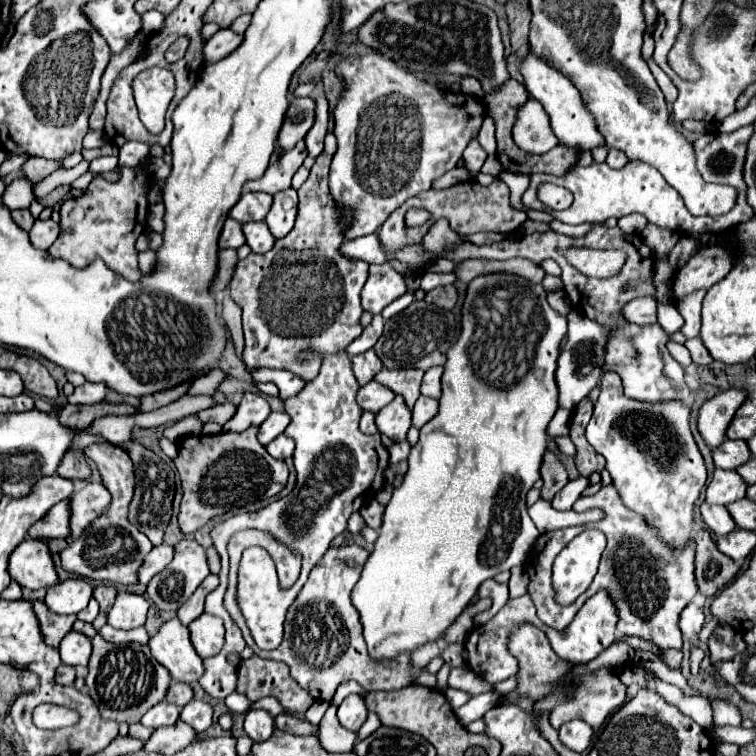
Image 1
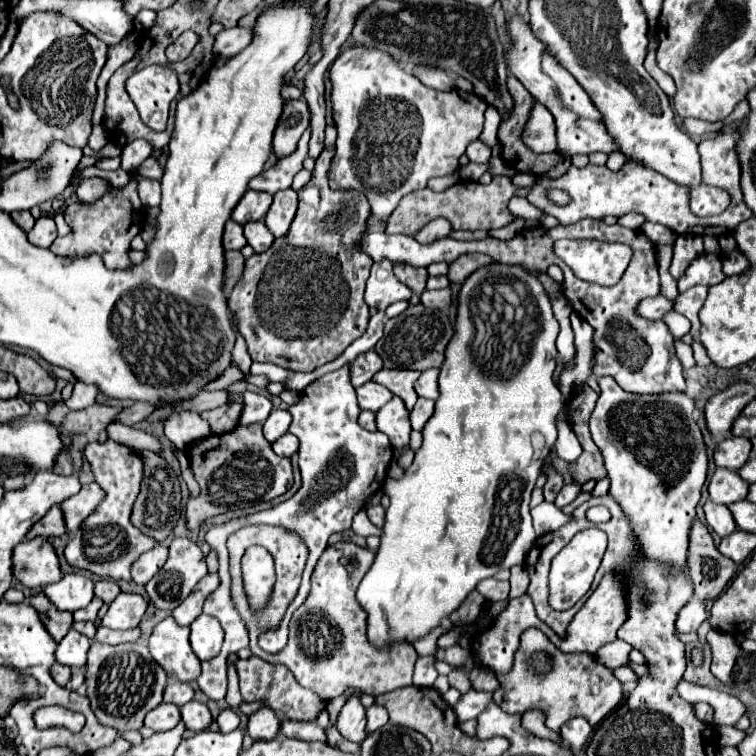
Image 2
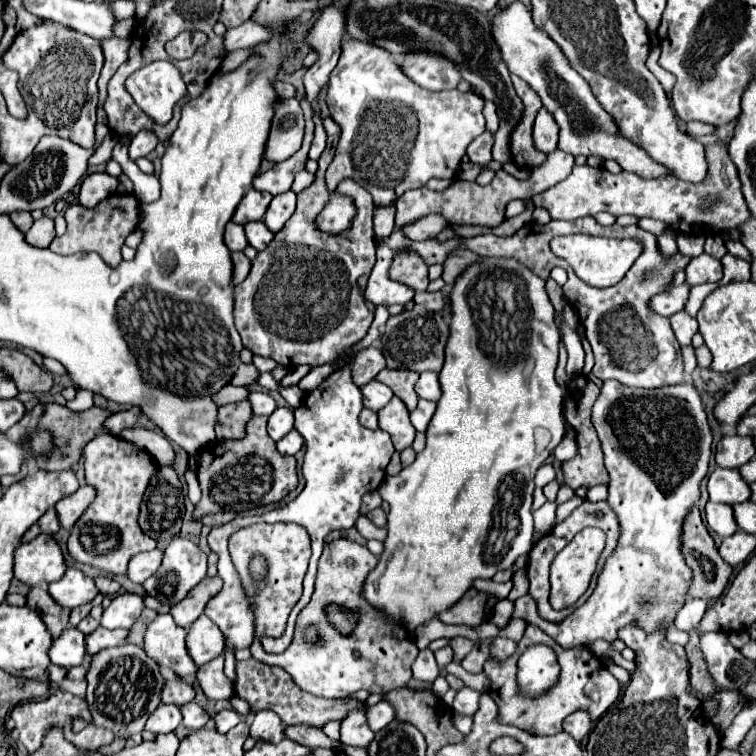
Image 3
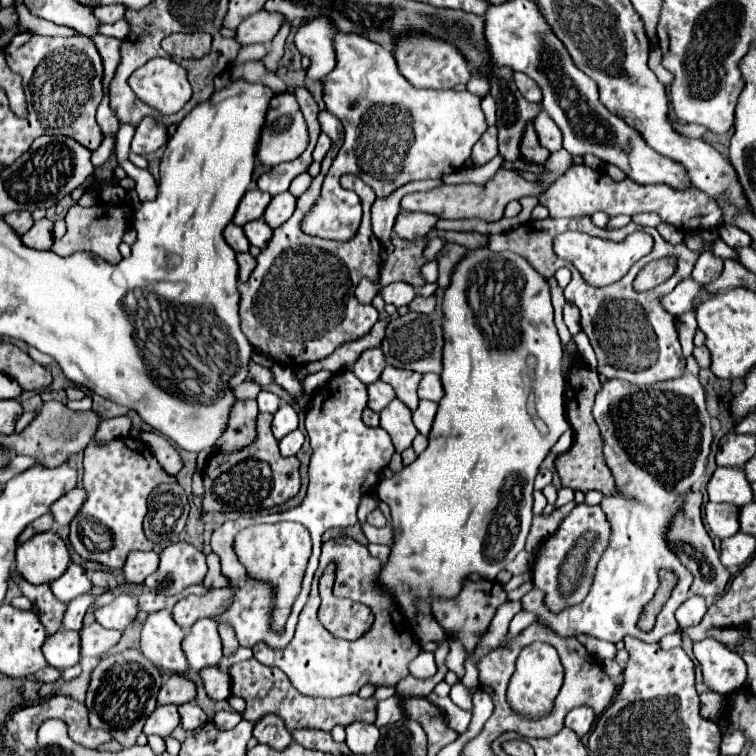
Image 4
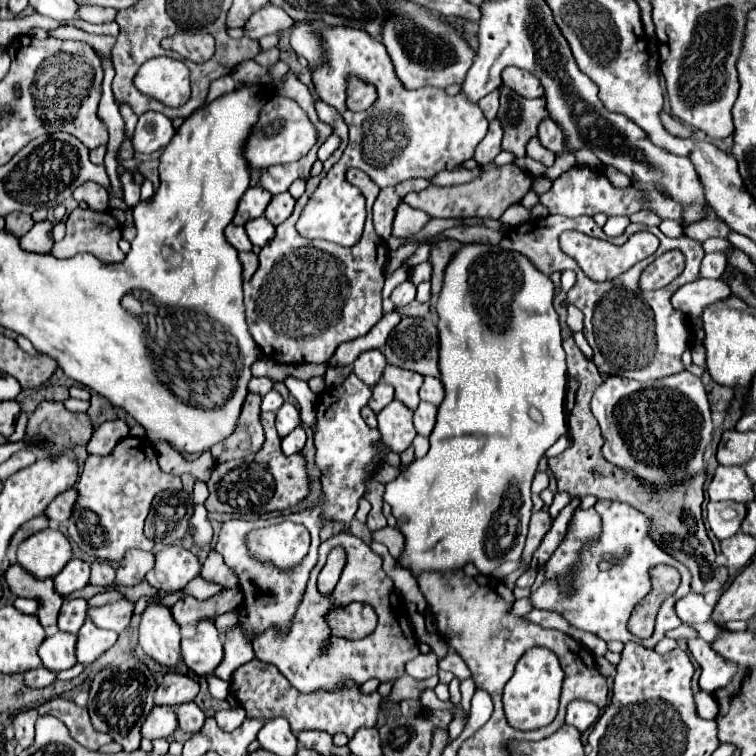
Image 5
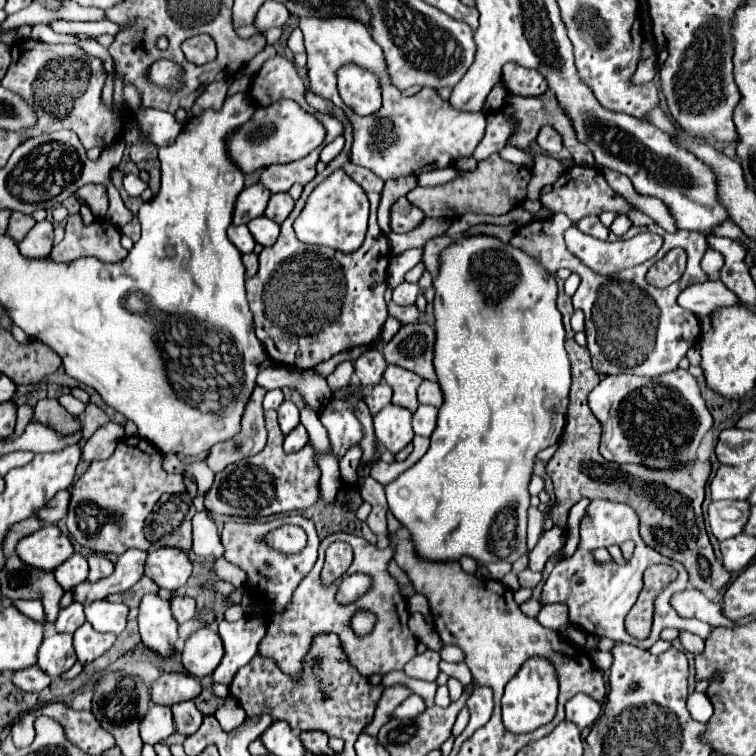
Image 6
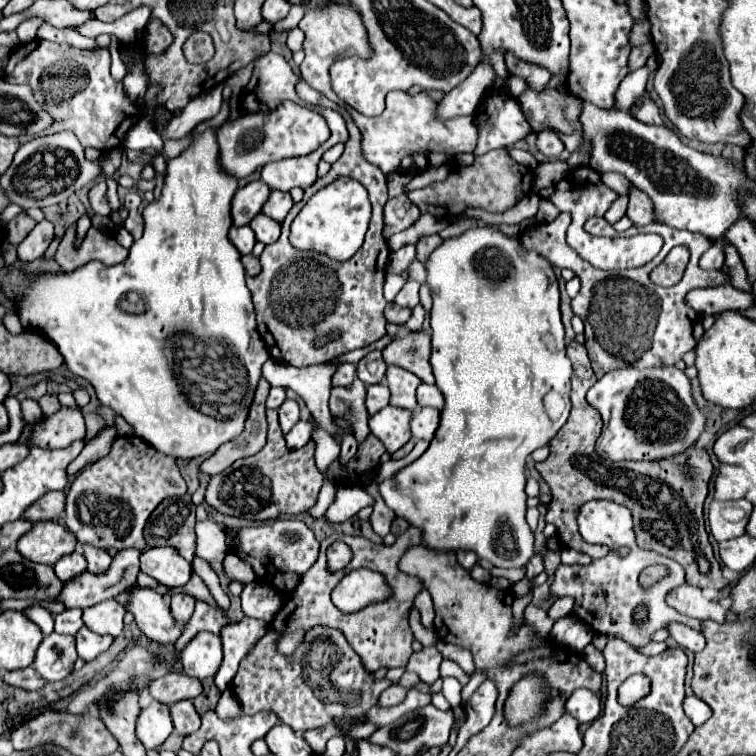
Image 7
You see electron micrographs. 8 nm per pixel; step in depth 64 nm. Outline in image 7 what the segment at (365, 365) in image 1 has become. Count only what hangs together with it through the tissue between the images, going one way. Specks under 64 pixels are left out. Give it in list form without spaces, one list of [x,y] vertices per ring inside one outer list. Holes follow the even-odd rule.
[[[374,350],[370,354],[366,354],[358,364],[356,364],[356,374],[358,378],[366,384],[366,386],[372,386],[372,384],[380,384],[384,380],[384,374],[386,374],[386,362],[382,358],[382,352],[380,350]]]

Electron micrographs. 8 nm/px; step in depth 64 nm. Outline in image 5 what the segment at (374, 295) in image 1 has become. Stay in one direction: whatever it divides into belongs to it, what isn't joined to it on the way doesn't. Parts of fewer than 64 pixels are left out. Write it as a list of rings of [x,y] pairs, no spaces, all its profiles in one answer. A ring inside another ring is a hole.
[[[408,280],[402,282],[400,286],[396,286],[394,292],[392,292],[392,296],[390,296],[390,300],[394,302],[394,306],[406,306],[414,298],[416,298],[416,286],[412,282],[408,282]]]

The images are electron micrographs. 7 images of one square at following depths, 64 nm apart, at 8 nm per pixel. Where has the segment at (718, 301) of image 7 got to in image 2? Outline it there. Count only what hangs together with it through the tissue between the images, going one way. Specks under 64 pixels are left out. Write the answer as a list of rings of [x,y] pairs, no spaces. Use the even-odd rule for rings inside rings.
[[[682,234],[676,238],[674,242],[674,260],[672,260],[672,276],[680,276],[684,274],[684,270],[688,268],[690,260],[700,256],[702,250],[702,236],[694,236],[694,234]],[[658,294],[658,296],[654,296],[654,298],[642,300],[636,310],[638,310],[640,316],[644,316],[644,318],[648,318],[648,320],[658,320],[658,318],[662,318],[664,314],[668,314],[670,310],[674,310],[674,300],[664,298],[662,294]]]

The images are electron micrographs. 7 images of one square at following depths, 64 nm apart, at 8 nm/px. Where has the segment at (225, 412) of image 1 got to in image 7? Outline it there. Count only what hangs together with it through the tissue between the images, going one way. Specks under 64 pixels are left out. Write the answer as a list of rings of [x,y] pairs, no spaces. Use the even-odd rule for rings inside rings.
[[[260,378],[260,384],[256,390],[252,408],[250,408],[250,416],[246,420],[246,430],[236,440],[222,444],[216,450],[216,454],[212,454],[208,460],[204,460],[200,464],[200,472],[210,474],[210,476],[220,474],[234,460],[252,456],[264,448],[264,444],[266,444],[266,398],[268,398],[268,390],[270,390],[270,384],[264,378]]]

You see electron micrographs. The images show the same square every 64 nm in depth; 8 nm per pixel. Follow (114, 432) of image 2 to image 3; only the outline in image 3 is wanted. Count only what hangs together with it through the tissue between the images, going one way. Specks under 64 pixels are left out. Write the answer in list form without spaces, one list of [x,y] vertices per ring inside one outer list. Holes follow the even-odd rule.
[[[128,428],[120,436],[124,440],[130,440],[132,444],[136,444],[136,446],[152,452],[154,460],[160,466],[172,466],[174,464],[174,458],[176,458],[174,450],[172,450],[170,442],[164,436],[160,436],[160,434],[152,432],[152,430],[144,430],[144,428]]]

